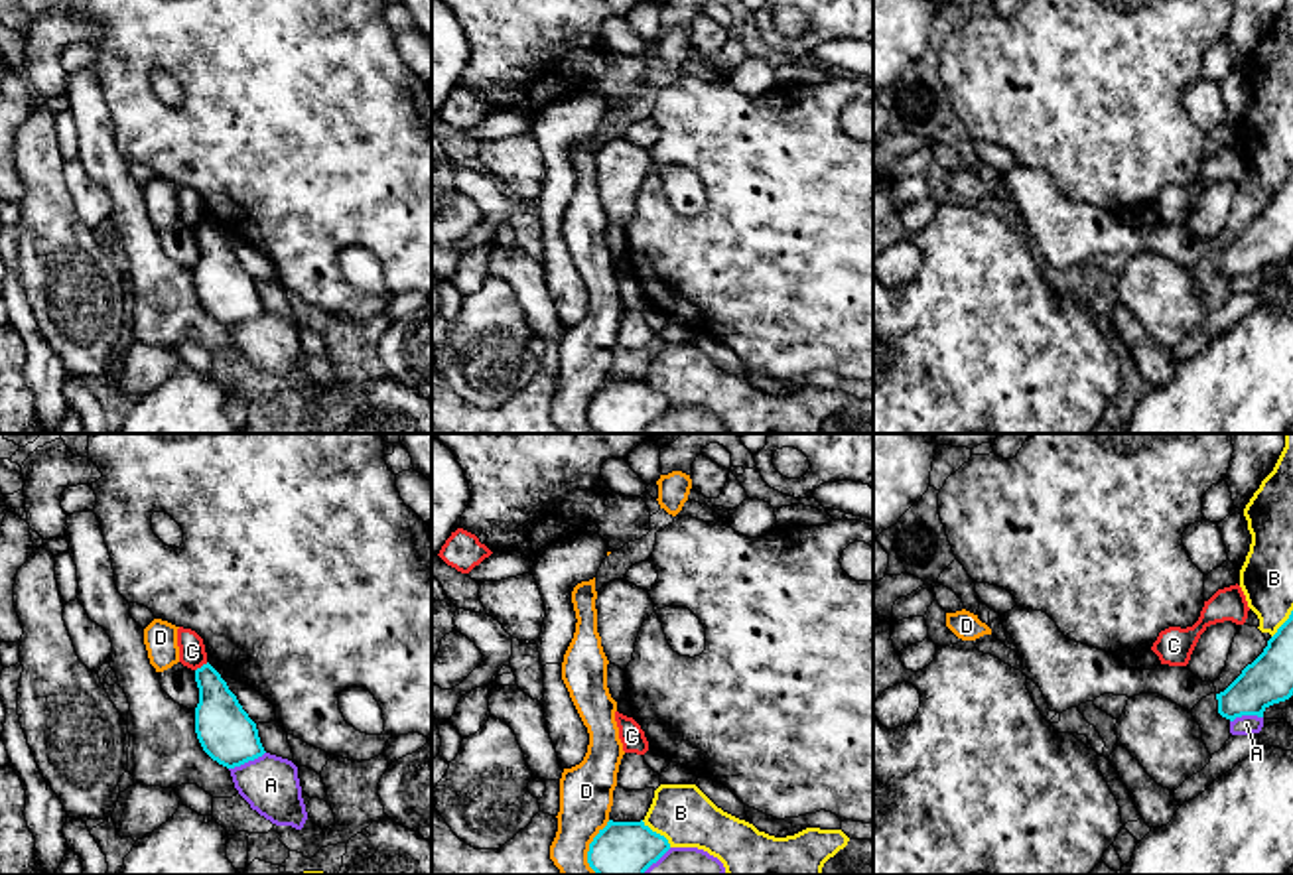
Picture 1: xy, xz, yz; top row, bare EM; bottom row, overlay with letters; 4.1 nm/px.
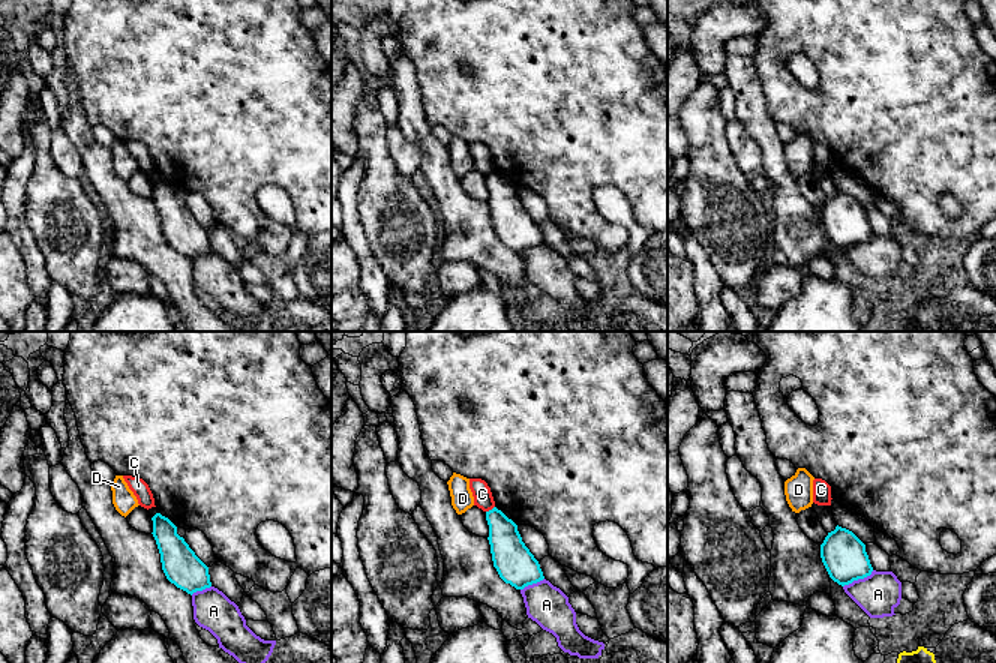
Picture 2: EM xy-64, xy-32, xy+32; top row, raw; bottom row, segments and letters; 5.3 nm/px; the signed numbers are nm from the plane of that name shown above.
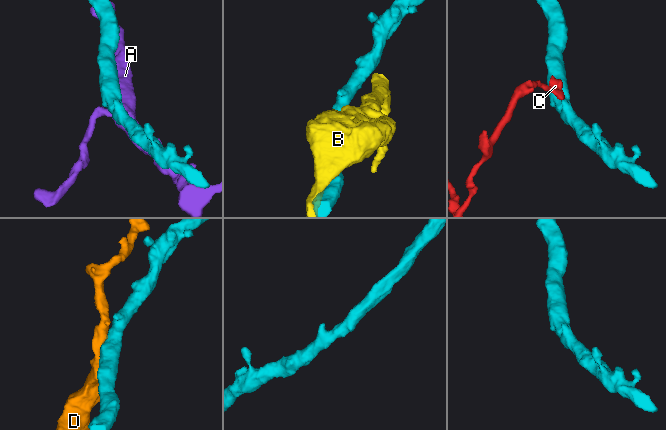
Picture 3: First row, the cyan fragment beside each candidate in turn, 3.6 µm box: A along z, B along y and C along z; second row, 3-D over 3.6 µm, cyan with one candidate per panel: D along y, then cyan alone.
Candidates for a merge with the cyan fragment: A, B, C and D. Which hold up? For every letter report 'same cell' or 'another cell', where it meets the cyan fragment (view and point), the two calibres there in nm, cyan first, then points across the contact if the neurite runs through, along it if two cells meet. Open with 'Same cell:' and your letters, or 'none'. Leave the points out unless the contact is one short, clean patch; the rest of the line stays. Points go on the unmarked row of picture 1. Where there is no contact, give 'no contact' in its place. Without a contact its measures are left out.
Same cell: none
A: another cell; contact xy (247, 320); calibres 220 and 240 nm
B: another cell; contact xz (655, 391); calibres 240 and 240 nm
C: another cell; contact xy (204, 223); calibres 200 and 110 nm; border xy (207, 221), (196, 229)
D: another cell; contact xz (590, 406); calibres 240 and 220 nm

